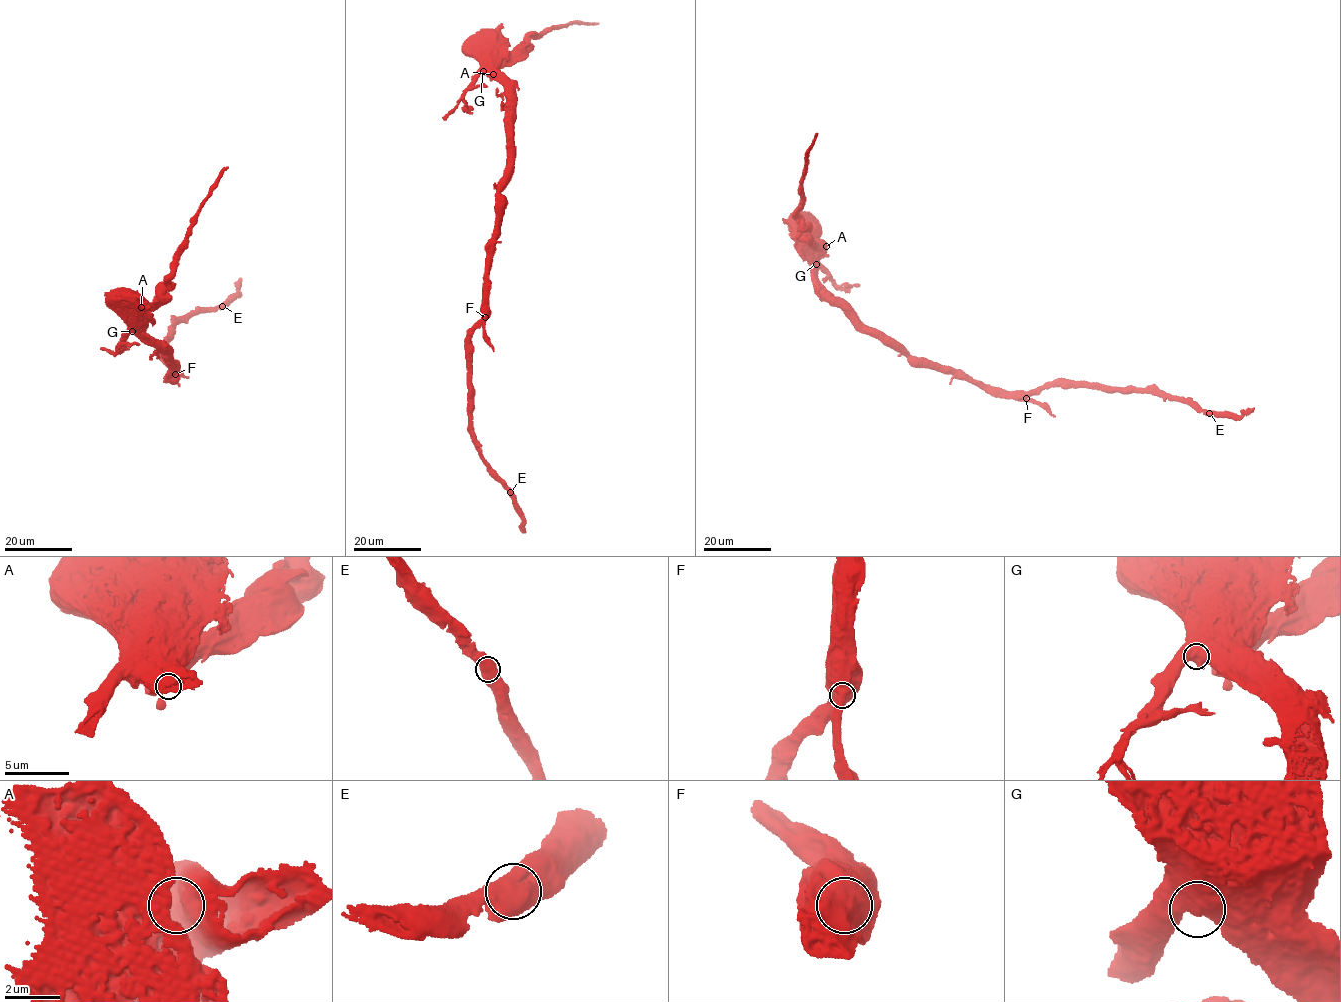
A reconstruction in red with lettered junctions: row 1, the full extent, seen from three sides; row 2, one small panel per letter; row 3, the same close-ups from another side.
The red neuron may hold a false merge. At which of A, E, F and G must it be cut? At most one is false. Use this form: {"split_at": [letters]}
{"split_at": []}

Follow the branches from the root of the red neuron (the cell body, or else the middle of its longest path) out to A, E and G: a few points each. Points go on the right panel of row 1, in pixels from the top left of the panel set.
A: (807, 229), (807, 223), (810, 223), (814, 239), (818, 245), (826, 246)
E: (807, 229), (810, 223), (812, 269), (821, 284), (909, 356), (1008, 392), (1054, 386), (1163, 392), (1209, 413)
G: (807, 229), (807, 223), (810, 223), (815, 233), (816, 264)

